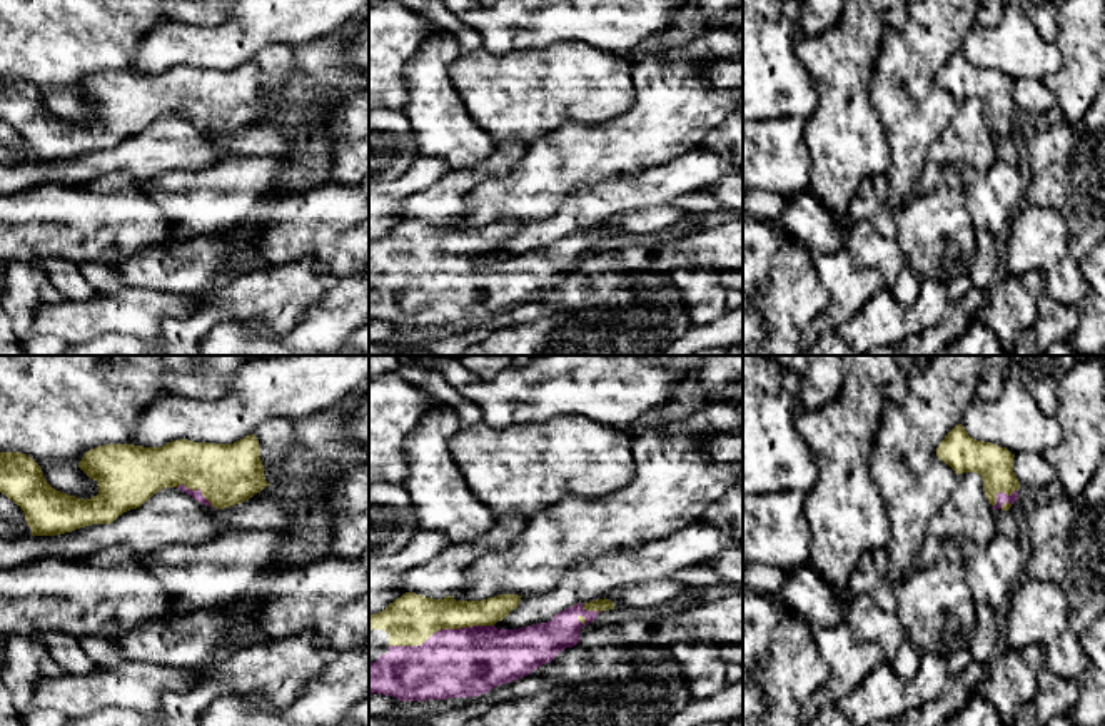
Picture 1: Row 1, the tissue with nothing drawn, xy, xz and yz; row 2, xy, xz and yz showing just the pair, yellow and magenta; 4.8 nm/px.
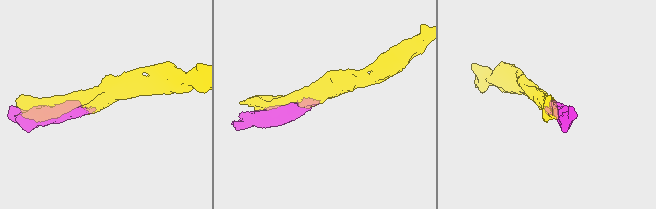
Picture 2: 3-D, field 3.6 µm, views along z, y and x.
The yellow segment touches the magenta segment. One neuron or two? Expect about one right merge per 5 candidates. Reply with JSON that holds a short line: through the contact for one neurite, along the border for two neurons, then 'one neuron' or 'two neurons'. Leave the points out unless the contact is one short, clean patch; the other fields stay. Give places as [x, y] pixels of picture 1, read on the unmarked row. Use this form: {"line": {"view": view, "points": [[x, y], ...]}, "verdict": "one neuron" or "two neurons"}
{"verdict": "one neuron"}

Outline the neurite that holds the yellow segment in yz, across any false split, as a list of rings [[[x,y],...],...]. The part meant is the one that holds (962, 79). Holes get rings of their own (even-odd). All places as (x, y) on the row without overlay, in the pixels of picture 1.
[[[961,50],[955,52],[936,73],[936,82],[955,100],[976,98],[993,137],[1008,137],[1018,127],[1020,108],[1013,98],[1013,83],[1007,73],[976,67]]]

